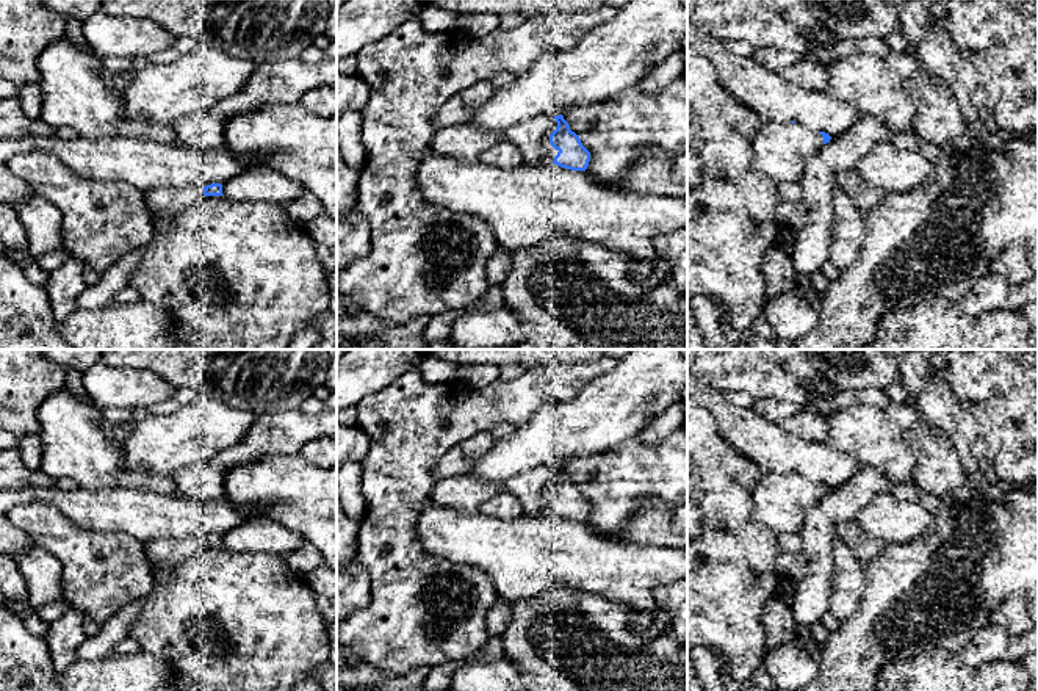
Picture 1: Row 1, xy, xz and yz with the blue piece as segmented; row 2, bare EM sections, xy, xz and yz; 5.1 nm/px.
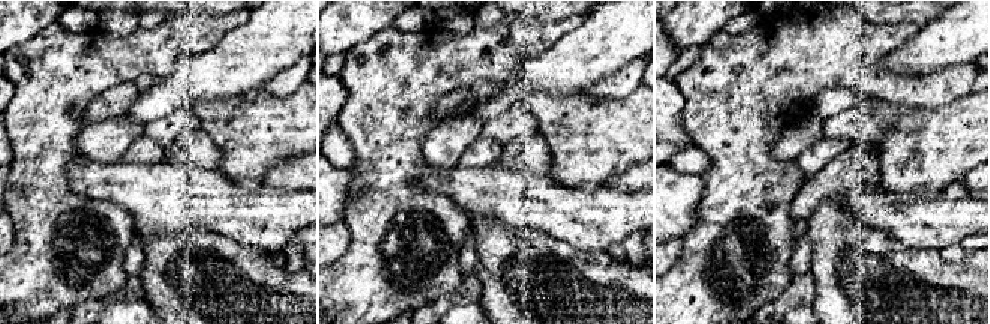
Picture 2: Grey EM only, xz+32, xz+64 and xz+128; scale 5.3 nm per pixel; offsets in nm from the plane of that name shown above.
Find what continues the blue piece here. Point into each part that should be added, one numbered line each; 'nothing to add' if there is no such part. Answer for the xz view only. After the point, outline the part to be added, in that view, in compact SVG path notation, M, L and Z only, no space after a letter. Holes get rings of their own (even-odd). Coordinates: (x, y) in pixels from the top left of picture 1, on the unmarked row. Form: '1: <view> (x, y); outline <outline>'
nothing to add

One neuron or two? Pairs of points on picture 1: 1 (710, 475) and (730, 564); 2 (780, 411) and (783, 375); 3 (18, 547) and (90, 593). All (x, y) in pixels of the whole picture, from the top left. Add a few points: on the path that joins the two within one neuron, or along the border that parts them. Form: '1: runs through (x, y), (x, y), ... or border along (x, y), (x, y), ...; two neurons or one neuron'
1: runs through (719, 497), (727, 506), (731, 542); one neuron
2: border along (758, 398), (791, 400), (800, 406); two neurons
3: border along (16, 525), (35, 544); two neurons

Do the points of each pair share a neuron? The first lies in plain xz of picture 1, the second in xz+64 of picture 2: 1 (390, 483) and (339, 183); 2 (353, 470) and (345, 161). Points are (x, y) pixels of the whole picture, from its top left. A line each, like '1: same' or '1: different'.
1: different
2: same

